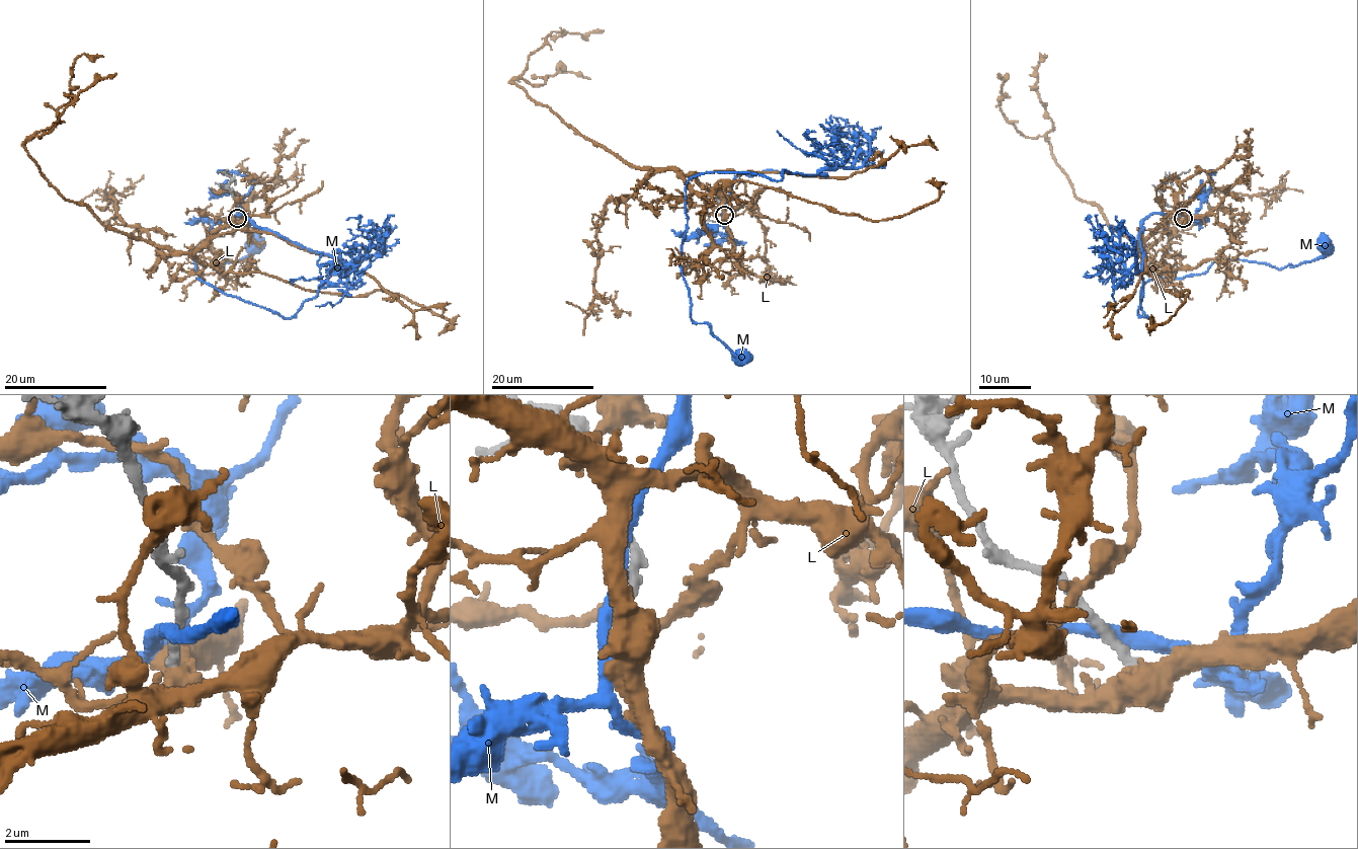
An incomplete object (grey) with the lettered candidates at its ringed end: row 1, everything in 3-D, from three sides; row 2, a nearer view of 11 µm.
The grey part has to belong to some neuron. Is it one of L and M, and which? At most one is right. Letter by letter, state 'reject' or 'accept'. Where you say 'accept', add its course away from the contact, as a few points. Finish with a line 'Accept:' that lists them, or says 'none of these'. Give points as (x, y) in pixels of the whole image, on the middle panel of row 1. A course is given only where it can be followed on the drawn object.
L: accept; it runs (724, 215), (721, 199), (692, 175), (624, 162), (512, 81), (543, 84), (556, 67), (590, 79)
M: reject
Accept: L

